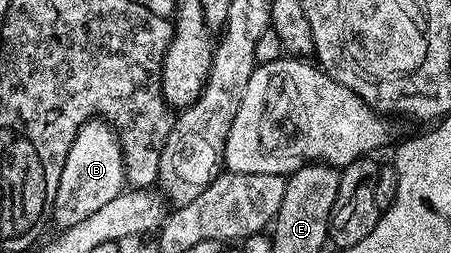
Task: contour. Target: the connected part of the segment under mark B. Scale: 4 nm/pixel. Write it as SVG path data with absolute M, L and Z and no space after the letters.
M101 117L89 119L72 141L72 149L68 149L64 169L60 173L60 185L52 204L55 225L58 229L65 229L84 221L84 217L92 217L96 209L124 190L125 183L126 166L117 131Z

